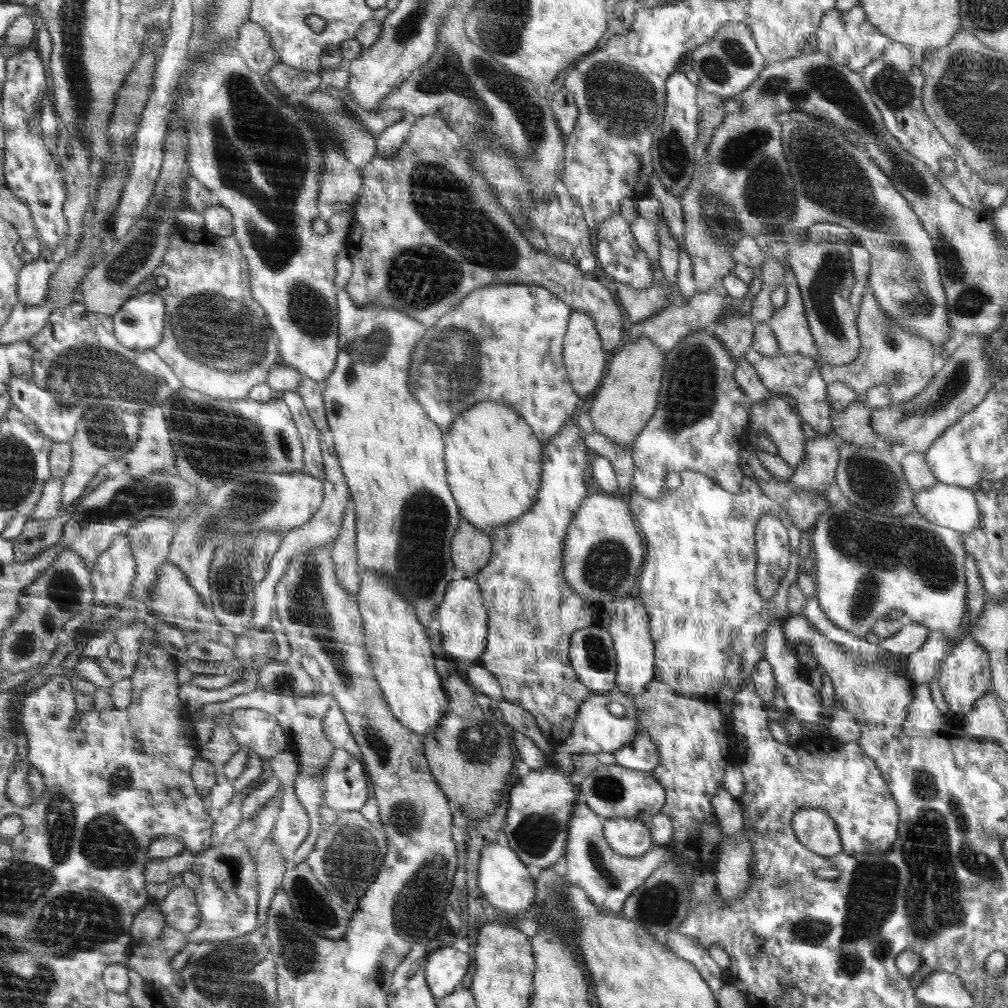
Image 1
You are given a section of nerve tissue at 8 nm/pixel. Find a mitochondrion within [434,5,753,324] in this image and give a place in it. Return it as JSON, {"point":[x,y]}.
{"point":[623,100]}

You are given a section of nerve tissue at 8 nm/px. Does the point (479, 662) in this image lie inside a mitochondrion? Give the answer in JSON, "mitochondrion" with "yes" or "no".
{"mitochondrion":"no"}

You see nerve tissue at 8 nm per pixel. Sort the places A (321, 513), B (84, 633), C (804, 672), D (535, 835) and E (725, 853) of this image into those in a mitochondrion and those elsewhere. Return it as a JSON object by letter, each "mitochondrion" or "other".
{"A":"other","B":"other","C":"other","D":"mitochondrion","E":"other"}

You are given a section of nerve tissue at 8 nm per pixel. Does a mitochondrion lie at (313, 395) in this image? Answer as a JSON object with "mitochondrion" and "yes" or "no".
{"mitochondrion":"no"}

